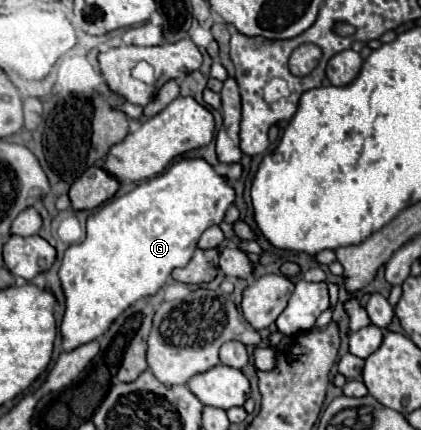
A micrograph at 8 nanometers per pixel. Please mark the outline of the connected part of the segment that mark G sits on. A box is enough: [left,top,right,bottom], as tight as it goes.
[59,160,235,352]

